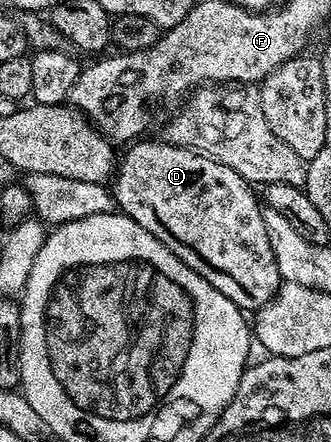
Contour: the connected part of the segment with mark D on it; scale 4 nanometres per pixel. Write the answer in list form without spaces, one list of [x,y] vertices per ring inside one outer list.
[[[137,141],[128,148],[129,152],[125,156],[120,156],[119,162],[116,164],[115,174],[111,179],[111,190],[113,192],[114,204],[119,208],[120,214],[126,215],[128,219],[134,219],[139,225],[143,225],[143,229],[151,229],[151,237],[159,238],[159,221],[165,227],[161,233],[163,237],[177,237],[177,239],[185,239],[187,245],[191,247],[181,247],[183,255],[189,255],[188,261],[195,261],[192,265],[199,267],[199,273],[203,273],[203,278],[211,281],[211,285],[215,285],[215,289],[219,289],[219,293],[223,293],[223,297],[227,297],[227,301],[231,301],[234,305],[241,308],[246,313],[256,313],[261,307],[272,301],[274,295],[280,290],[283,284],[279,269],[275,265],[275,257],[271,249],[271,241],[267,237],[267,225],[265,224],[265,212],[262,202],[253,196],[254,188],[243,177],[239,177],[239,173],[235,173],[235,169],[231,169],[227,165],[223,165],[219,161],[212,159],[210,155],[203,155],[200,151],[192,151],[186,147],[176,147],[164,141],[158,143],[145,143],[149,141]]]

